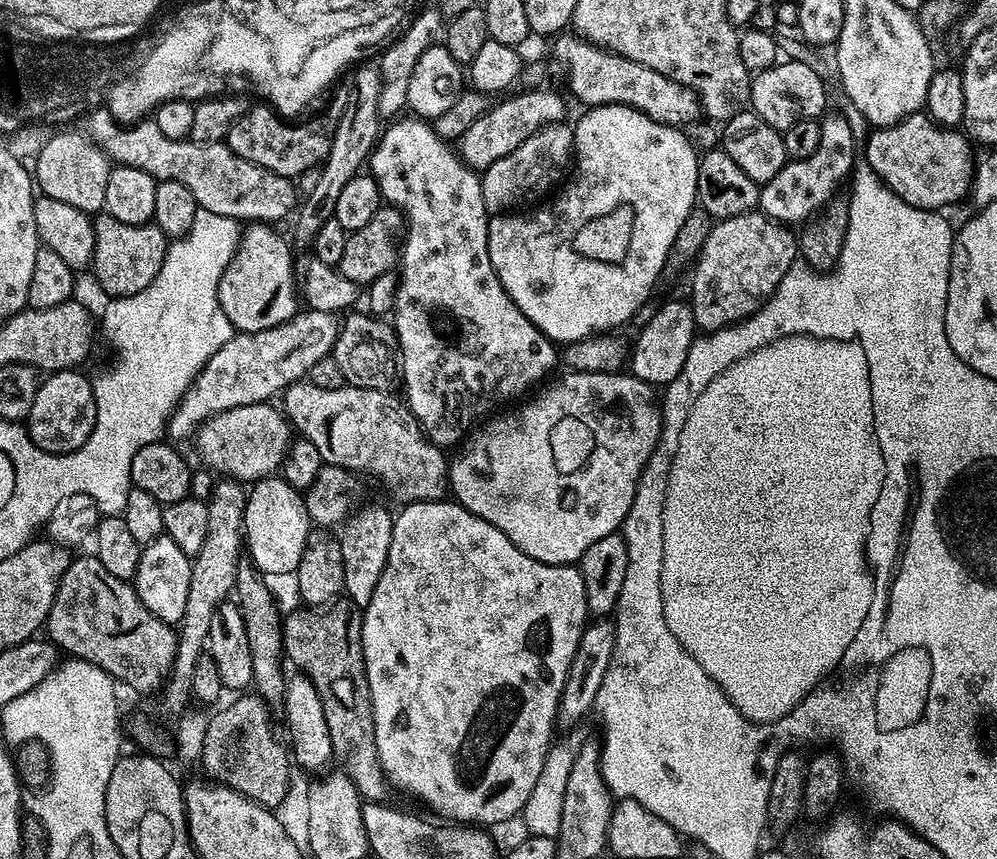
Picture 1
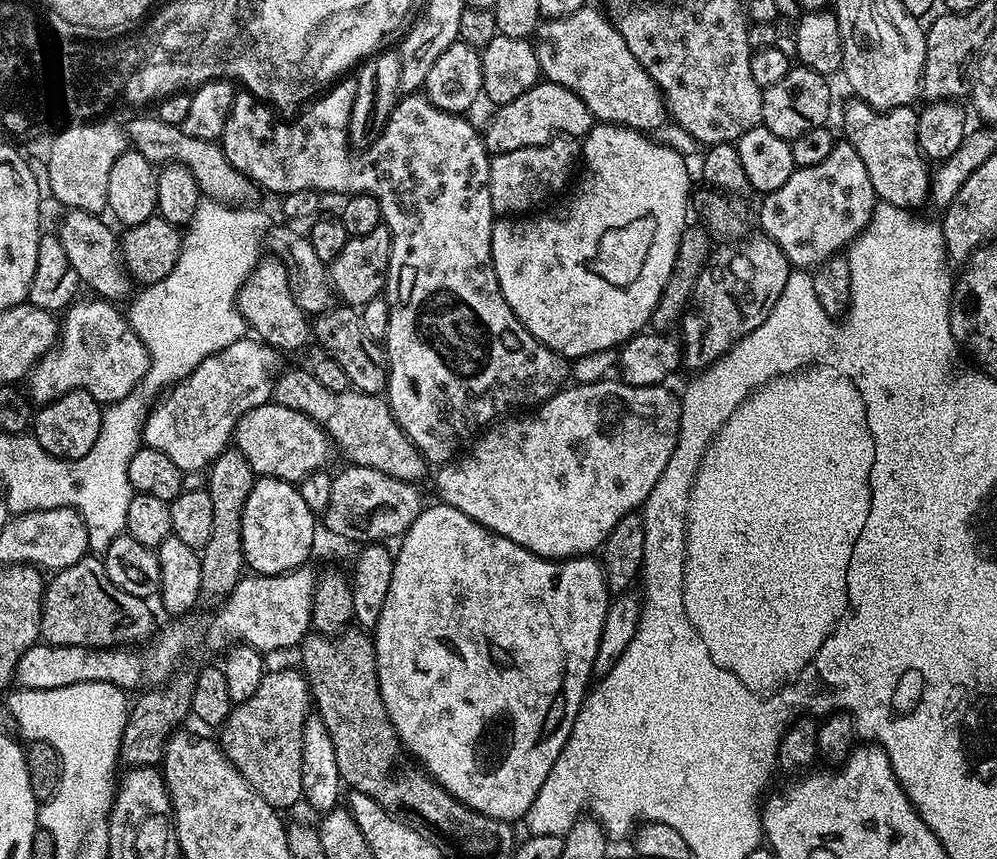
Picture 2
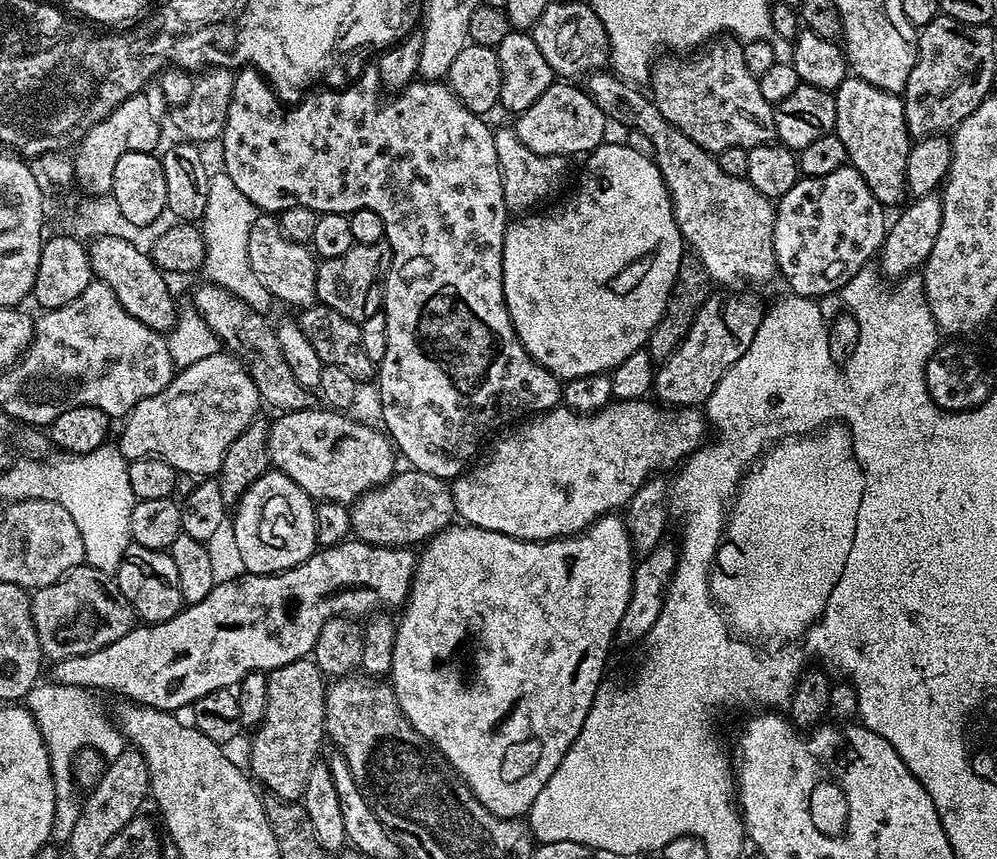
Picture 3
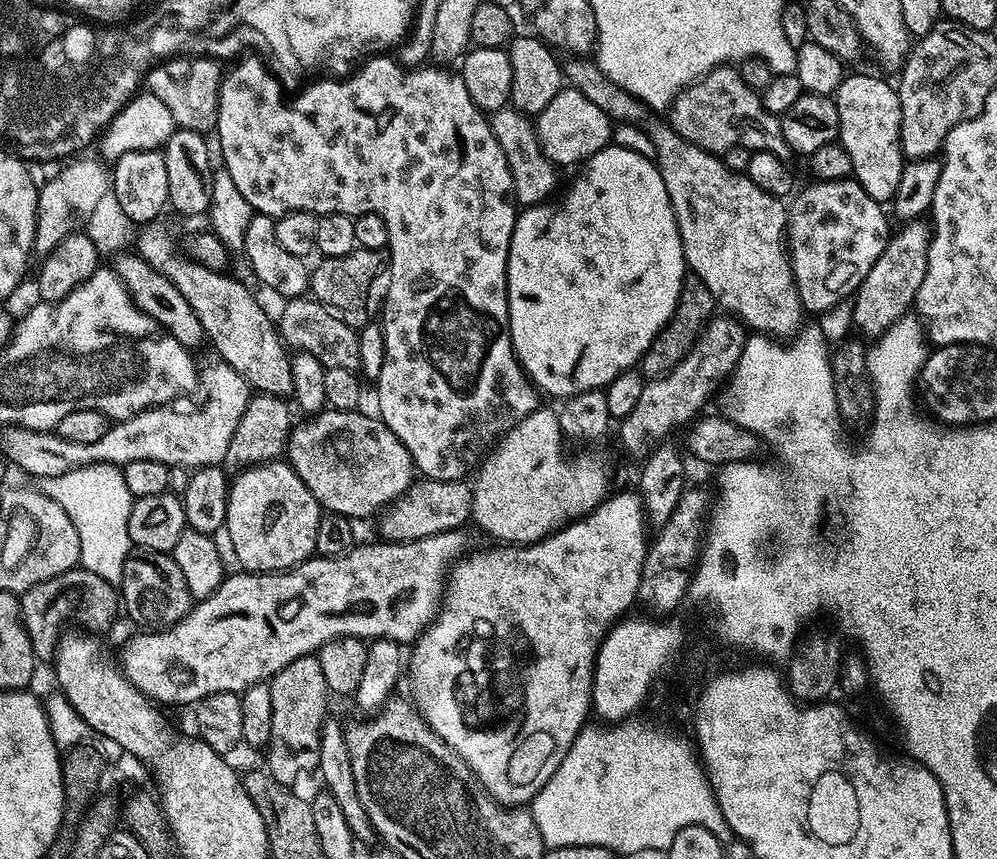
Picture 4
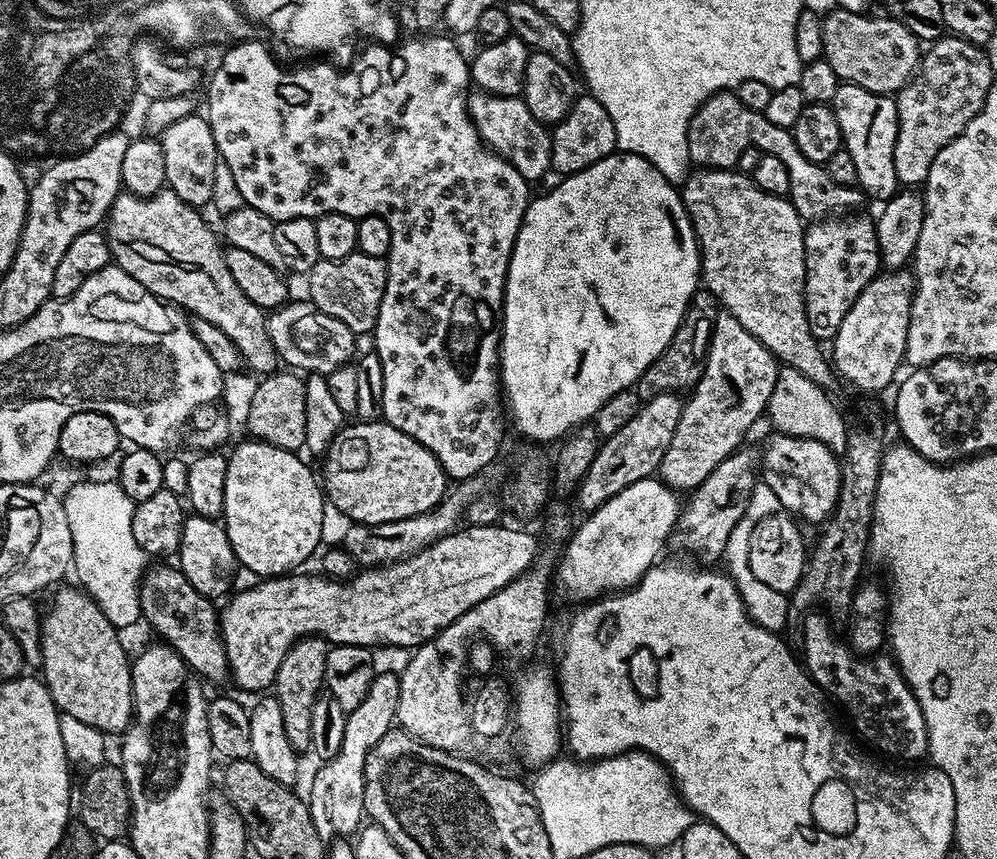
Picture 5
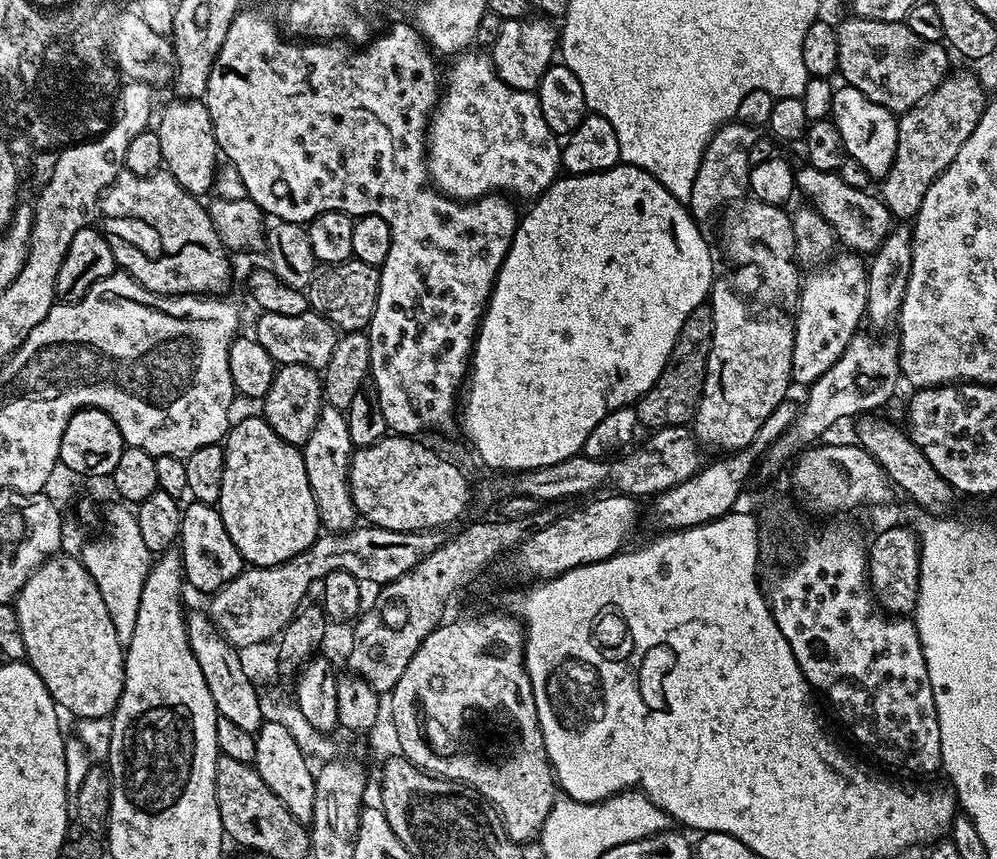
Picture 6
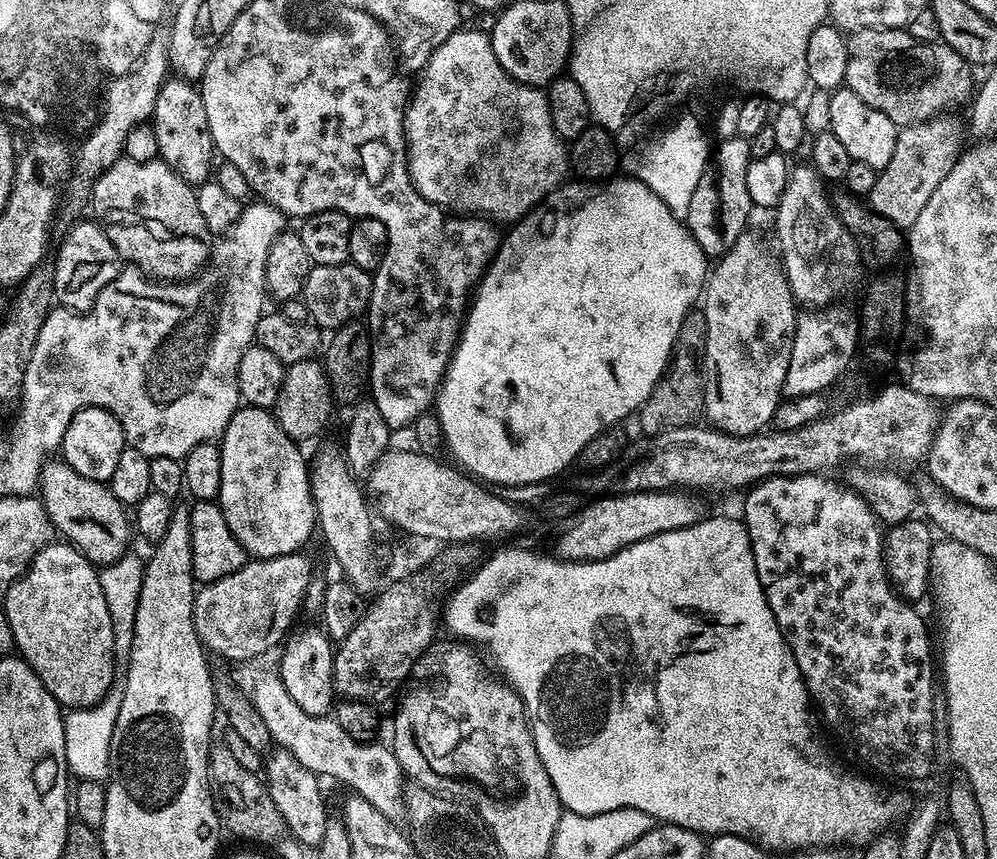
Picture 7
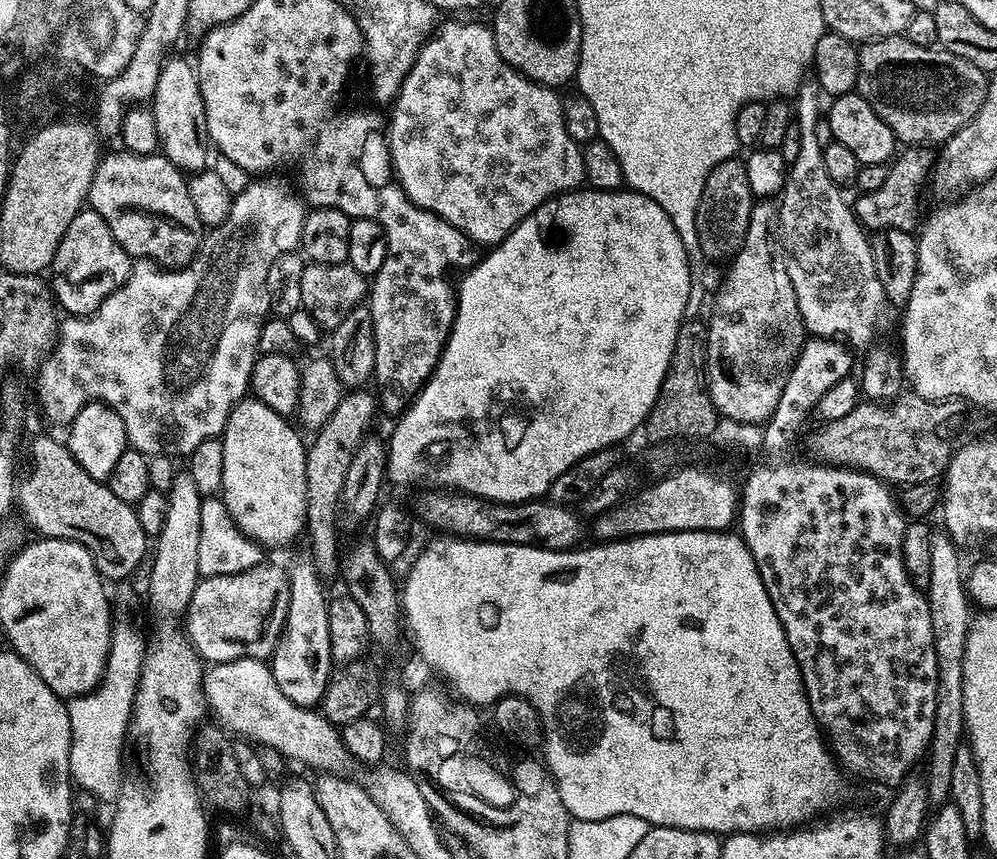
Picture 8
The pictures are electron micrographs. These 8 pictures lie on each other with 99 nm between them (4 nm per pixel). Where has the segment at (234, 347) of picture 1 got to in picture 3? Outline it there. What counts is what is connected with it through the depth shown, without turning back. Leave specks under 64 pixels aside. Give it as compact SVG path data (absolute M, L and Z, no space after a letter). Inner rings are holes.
M221 351L207 358L199 359L190 366L179 369L162 391L142 398L123 421L118 447L125 460L137 460L147 456L156 456L166 460L177 472L190 473L197 478L208 478L219 473L222 458L246 426L257 417L262 401L248 374L247 365L241 363L232 353Z

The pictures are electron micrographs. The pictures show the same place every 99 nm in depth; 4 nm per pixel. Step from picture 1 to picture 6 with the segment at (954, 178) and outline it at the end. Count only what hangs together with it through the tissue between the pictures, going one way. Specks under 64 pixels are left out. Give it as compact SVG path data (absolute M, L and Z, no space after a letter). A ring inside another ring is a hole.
M840 86L833 94L830 119L838 126L838 134L842 134L848 156L859 162L870 178L883 178L896 157L898 126L893 112L886 110L886 106L878 106L878 102L870 102L862 90Z

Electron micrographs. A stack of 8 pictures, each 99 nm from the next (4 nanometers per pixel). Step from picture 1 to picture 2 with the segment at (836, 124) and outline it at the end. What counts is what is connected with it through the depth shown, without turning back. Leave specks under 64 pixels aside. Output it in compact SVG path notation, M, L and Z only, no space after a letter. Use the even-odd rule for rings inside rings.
M847 142L836 143L829 157L818 166L797 168L783 186L778 186L778 190L767 193L761 200L764 201L760 204L759 231L774 241L796 270L815 270L833 256L841 255L872 221L872 211L878 203L874 186L870 186L870 174L866 174L866 166L862 158L858 158L858 150Z

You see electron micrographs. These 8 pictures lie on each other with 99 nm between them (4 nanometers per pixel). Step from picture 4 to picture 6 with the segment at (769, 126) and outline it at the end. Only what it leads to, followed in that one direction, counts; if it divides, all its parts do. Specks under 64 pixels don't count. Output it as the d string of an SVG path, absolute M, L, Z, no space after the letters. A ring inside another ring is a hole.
M739 122L723 124L712 135L702 154L698 174L694 178L694 190L690 190L690 198L686 201L686 207L692 213L693 220L705 222L704 220L710 219L719 208L727 209L745 199L748 192L748 170L750 167L748 155L750 146L754 146L757 138L757 129L751 128L749 124ZM811 166L797 167L796 187L799 195L805 196L807 203L816 209L836 234L836 239L845 249L857 254L873 254L882 246L883 240L894 227L894 217L879 195L863 188L849 186L842 182L839 172L827 172Z

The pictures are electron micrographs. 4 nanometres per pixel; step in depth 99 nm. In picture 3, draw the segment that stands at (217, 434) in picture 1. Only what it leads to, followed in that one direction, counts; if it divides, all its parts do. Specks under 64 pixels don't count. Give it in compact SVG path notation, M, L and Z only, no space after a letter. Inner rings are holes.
M315 407L303 408L297 412L286 412L280 415L277 415L277 420L274 419L271 421L270 427L268 429L268 458L273 469L280 471L282 474L286 474L289 478L297 484L300 489L311 496L313 501L319 502L321 500L333 500L339 504L351 505L360 496L366 495L366 493L374 488L379 487L387 483L391 479L394 473L397 471L398 466L396 466L396 460L398 461L398 453L389 437L385 435L379 427L371 428L368 424L363 424L360 420L351 420L348 417L348 414L345 414L340 410L319 410L316 412Z

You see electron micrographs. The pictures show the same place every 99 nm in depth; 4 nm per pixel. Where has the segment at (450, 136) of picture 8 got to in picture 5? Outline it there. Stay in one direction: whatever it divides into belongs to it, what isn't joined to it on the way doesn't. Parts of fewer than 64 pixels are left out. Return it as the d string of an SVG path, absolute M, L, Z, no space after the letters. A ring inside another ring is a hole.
M476 90L468 97L468 112L472 115L474 126L485 144L506 162L510 162L514 166L514 170L518 170L518 174L522 174L522 178L536 182L550 172L552 168L552 137L549 129L540 124L538 118L534 118L534 114L530 114L530 110L524 105L520 96L495 96L489 92Z

